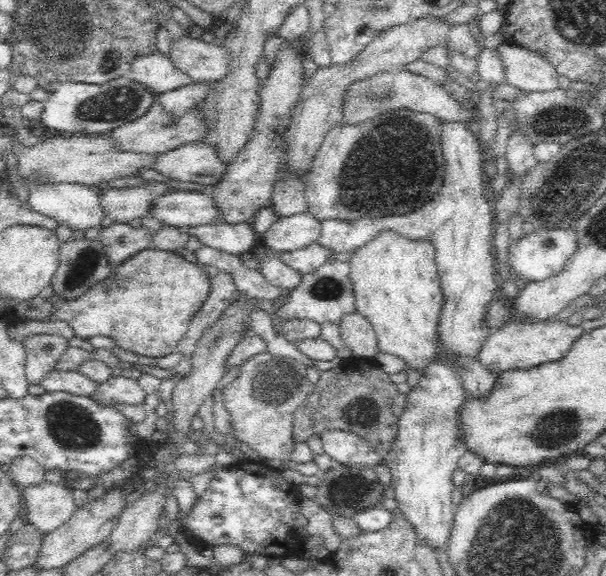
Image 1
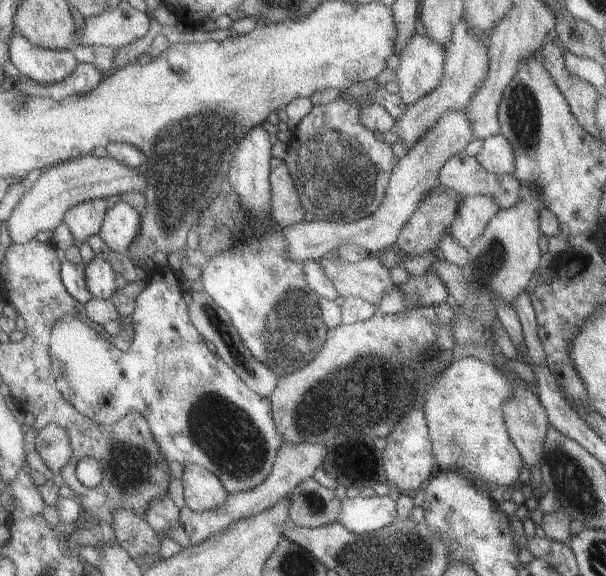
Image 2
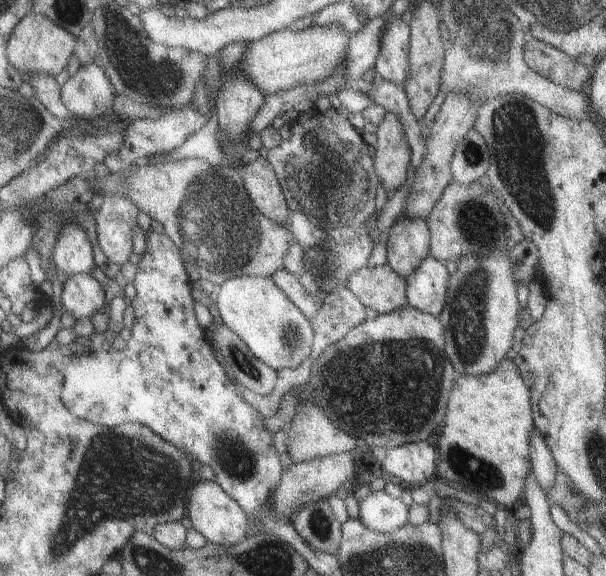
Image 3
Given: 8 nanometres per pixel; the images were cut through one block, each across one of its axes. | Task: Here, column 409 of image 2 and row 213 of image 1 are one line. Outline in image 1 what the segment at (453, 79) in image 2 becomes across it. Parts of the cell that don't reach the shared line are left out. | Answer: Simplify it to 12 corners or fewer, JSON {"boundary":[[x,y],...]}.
{"boundary":[[160,181],[99,193],[105,216],[129,223],[170,192]]}

